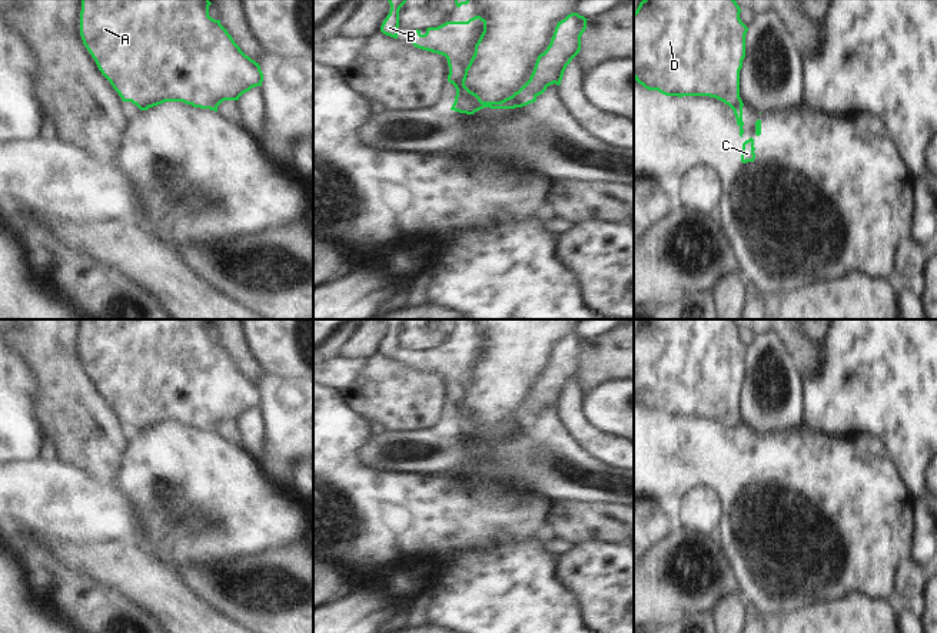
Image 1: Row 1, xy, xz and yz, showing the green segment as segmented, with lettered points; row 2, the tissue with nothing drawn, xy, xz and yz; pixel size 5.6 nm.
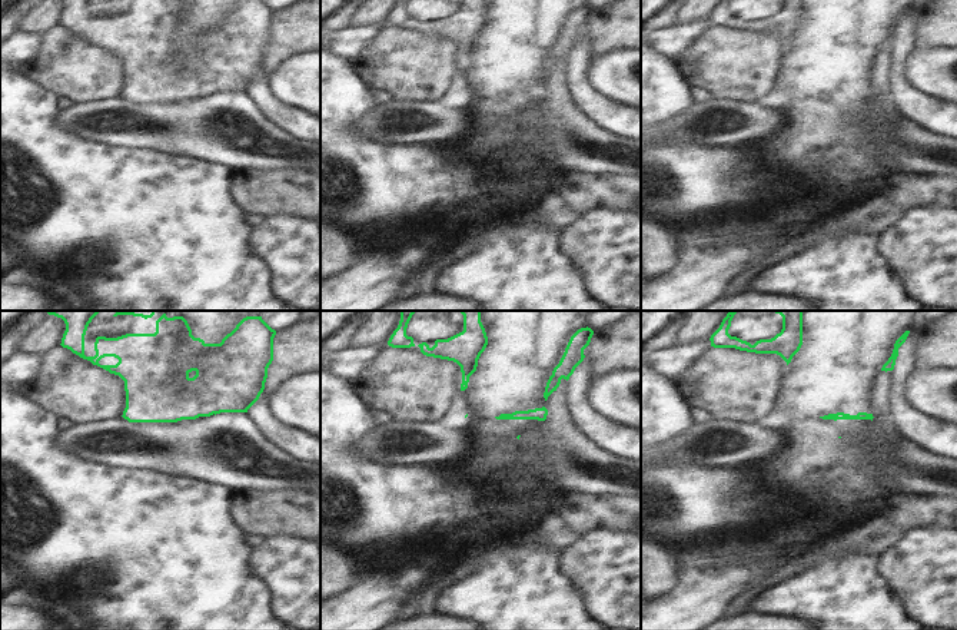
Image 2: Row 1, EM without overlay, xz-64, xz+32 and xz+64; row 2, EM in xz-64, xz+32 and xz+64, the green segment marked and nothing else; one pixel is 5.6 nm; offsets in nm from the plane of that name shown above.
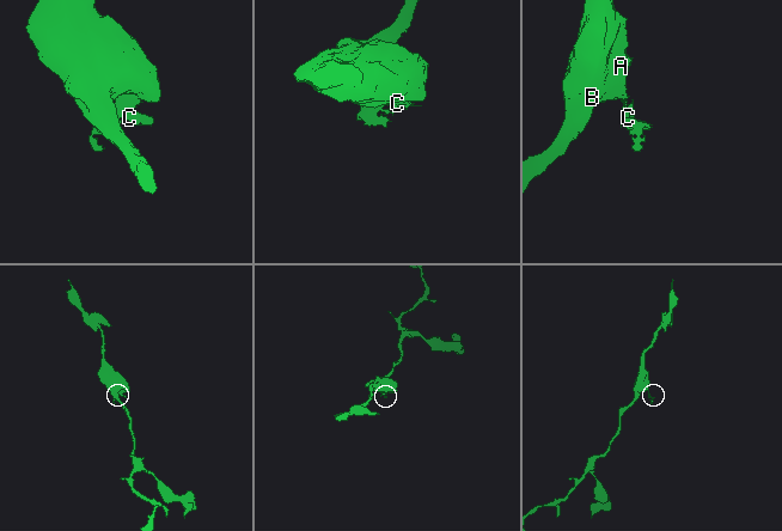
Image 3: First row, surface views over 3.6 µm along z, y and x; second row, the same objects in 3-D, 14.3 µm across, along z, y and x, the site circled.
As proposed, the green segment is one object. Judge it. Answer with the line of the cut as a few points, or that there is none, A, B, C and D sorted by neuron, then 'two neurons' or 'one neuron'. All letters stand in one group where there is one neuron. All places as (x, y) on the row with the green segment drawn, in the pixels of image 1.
cut xz (514, 93), (521, 100), (535, 95); groups A B D / C; two neurons

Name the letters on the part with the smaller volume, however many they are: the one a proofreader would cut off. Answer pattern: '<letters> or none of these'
C

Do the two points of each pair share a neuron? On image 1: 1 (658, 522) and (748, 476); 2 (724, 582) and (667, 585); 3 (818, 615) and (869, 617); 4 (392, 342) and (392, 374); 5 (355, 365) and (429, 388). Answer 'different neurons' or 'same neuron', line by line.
1: different neurons
2: same neuron
3: same neuron
4: different neurons
5: different neurons

